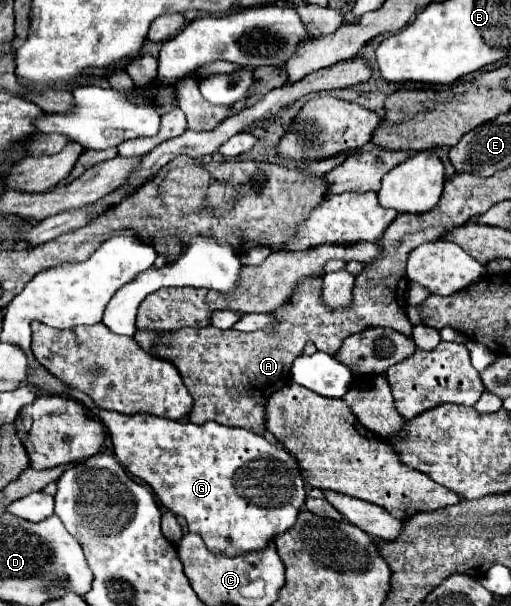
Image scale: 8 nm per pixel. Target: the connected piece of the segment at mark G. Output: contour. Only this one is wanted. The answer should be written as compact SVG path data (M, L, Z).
M88 398L84 404L108 428L118 462L132 476L146 482L162 506L166 506L176 516L184 516L190 532L200 534L210 552L224 556L258 552L264 550L278 534L284 534L290 526L294 526L296 516L304 506L306 490L298 462L288 450L270 444L260 434L246 428L222 426L218 422L176 422L152 414L126 416L98 408Z

